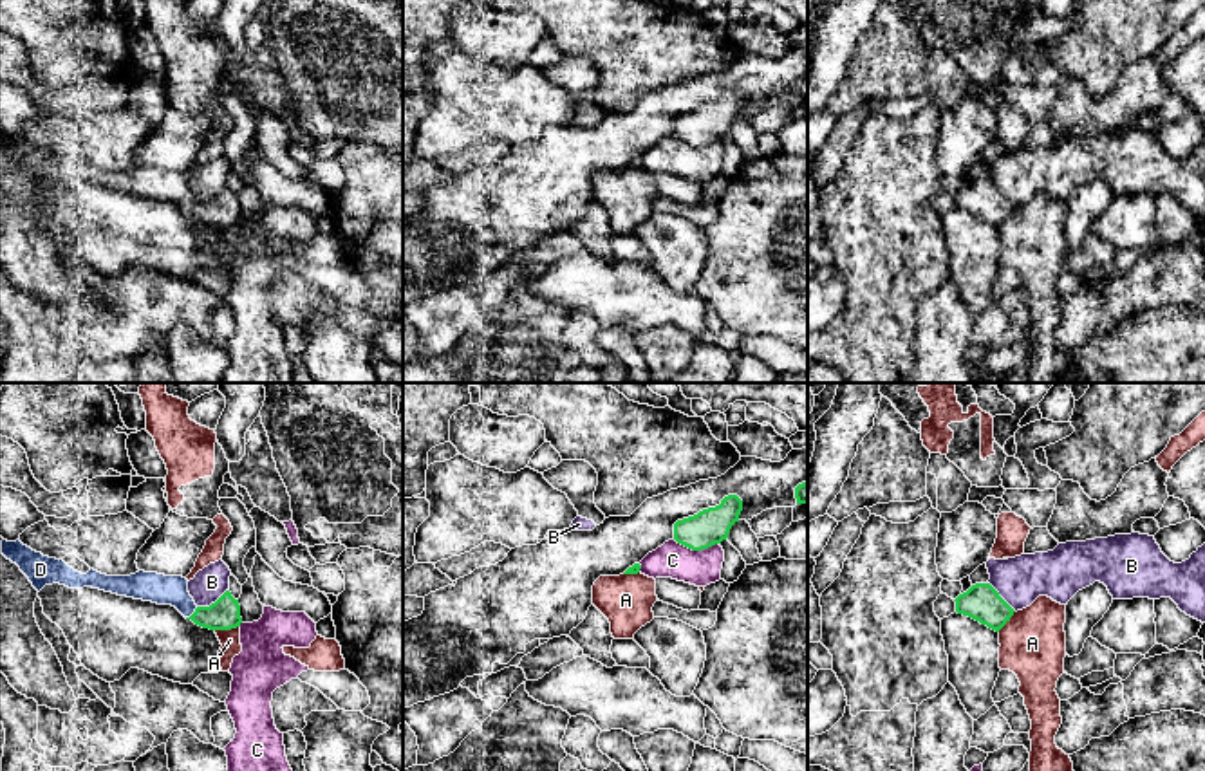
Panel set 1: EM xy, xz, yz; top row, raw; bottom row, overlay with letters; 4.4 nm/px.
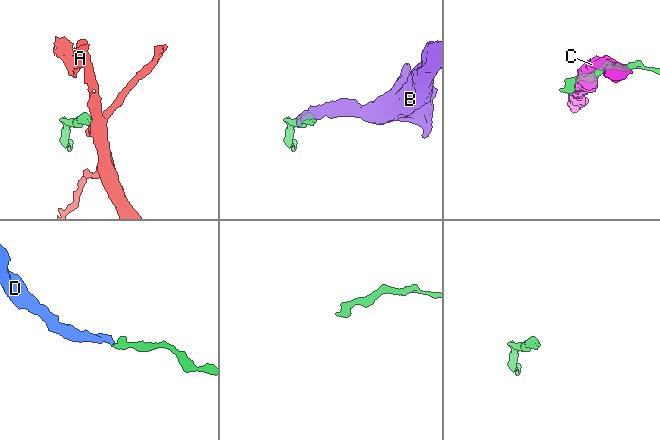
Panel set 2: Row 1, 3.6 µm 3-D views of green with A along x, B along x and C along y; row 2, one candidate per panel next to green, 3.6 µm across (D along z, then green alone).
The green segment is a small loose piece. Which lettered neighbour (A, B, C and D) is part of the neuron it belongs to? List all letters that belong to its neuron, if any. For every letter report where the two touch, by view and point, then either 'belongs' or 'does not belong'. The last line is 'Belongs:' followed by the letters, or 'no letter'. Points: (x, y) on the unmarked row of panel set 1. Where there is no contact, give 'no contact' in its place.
A: xy (226, 224) | does not belong
B: xy (212, 199) | does not belong
C: xz (696, 145) | does not belong
D: xy (194, 208) | belongs
Belongs: D

